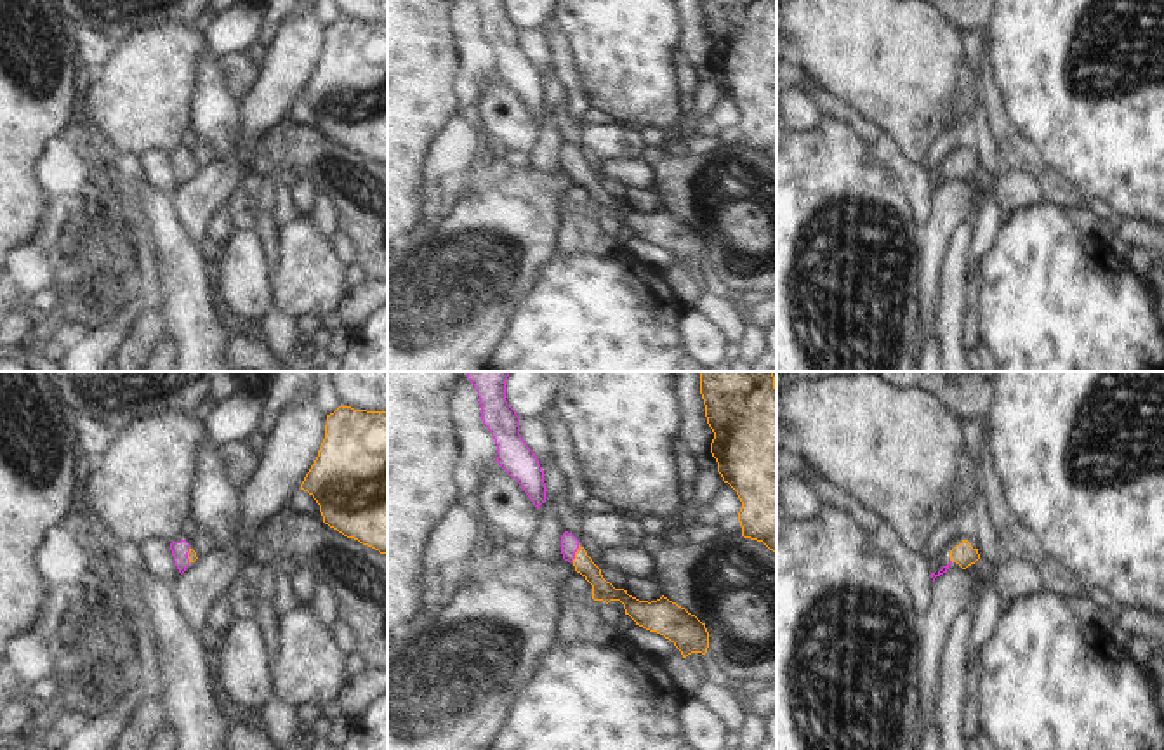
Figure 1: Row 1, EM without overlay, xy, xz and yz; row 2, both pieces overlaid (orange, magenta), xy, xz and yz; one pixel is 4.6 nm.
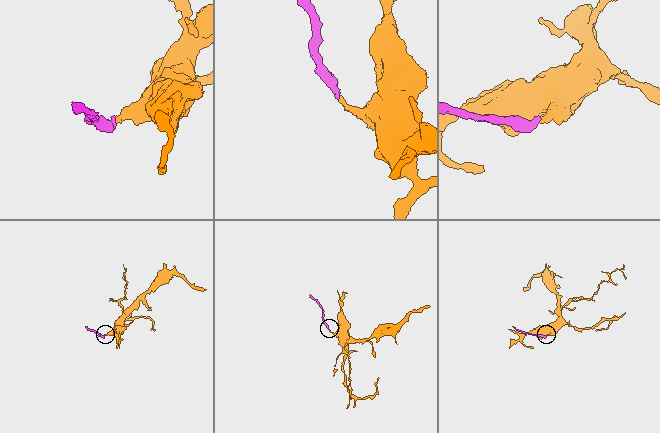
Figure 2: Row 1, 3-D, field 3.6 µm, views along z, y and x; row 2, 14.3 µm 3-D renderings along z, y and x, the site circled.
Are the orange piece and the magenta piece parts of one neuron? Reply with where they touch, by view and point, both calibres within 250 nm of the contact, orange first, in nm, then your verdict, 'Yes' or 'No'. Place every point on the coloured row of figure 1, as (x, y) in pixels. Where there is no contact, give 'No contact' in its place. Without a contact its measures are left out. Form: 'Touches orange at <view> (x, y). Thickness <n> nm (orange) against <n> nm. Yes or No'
Touches orange at xz (575, 554). Thickness 100 nm (orange) against 80 nm. Yes.

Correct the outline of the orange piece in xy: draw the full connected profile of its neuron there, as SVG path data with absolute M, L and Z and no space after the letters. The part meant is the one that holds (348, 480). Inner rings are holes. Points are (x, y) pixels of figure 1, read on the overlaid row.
M341 405L327 415L325 439L301 490L316 500L325 524L387 556L387 411Z

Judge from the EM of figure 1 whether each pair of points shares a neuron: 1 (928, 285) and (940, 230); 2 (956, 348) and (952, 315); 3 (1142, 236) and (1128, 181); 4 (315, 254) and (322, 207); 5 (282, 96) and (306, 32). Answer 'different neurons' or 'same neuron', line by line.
1: same neuron
2: same neuron
3: different neurons
4: different neurons
5: same neuron

